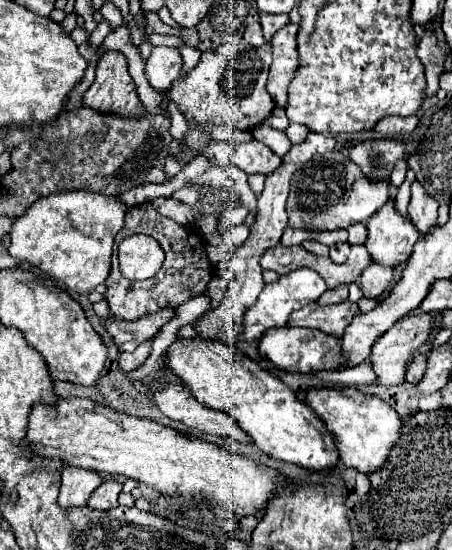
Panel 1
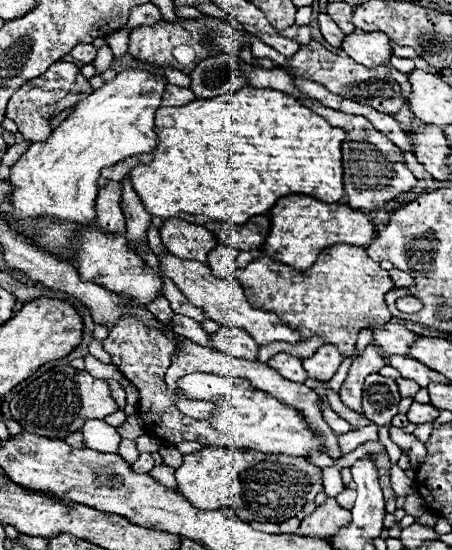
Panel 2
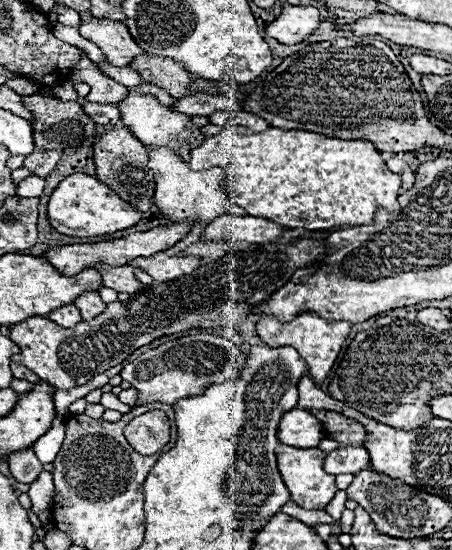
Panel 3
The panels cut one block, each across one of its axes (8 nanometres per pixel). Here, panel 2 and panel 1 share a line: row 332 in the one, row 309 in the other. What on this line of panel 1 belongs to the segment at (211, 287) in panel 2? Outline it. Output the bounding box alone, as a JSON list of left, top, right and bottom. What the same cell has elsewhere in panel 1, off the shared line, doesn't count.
[242,268,328,340]

